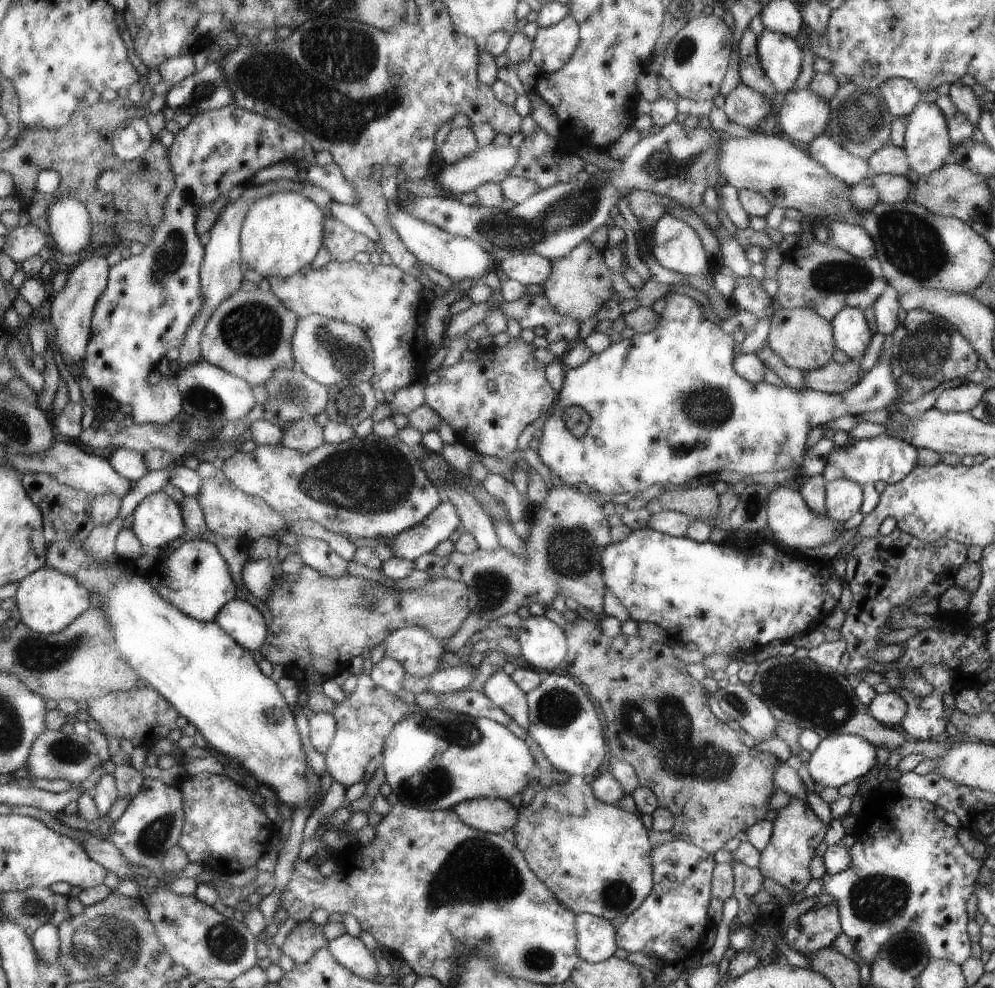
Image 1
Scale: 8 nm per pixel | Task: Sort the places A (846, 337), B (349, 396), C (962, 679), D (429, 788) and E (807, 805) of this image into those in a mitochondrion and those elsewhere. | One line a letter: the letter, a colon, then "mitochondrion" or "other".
A: other
B: mitochondrion
C: other
D: mitochondrion
E: other

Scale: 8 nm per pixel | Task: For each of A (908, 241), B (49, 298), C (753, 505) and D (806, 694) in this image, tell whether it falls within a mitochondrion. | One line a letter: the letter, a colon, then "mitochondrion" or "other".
A: mitochondrion
B: other
C: mitochondrion
D: mitochondrion

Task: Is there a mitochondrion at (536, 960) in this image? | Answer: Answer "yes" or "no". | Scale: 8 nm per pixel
yes

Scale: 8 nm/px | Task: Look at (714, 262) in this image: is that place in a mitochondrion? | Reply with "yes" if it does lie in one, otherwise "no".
no

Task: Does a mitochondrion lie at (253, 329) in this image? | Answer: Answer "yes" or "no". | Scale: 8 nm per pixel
yes

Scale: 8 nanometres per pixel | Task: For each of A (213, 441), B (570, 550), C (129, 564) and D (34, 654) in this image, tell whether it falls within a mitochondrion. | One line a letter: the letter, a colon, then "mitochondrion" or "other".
A: mitochondrion
B: mitochondrion
C: other
D: mitochondrion

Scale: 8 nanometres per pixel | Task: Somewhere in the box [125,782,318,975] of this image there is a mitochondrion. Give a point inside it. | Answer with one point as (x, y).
(225, 945)

